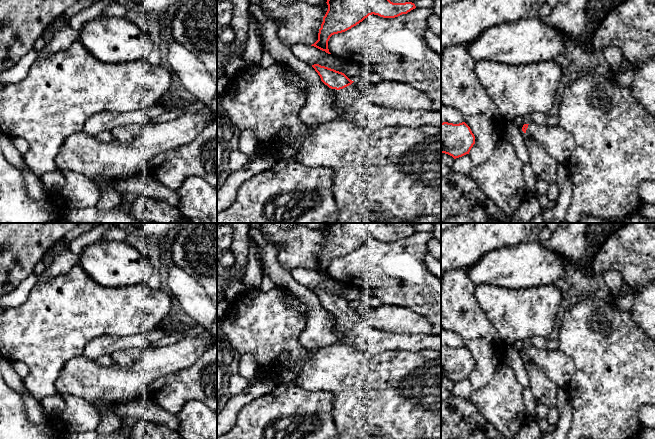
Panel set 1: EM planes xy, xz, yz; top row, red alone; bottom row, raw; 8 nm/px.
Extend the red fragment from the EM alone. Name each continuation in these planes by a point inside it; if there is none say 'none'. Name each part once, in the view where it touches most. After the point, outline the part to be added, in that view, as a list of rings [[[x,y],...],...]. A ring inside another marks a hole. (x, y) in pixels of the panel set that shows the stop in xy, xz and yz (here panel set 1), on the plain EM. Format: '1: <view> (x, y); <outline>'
1: xz (356, 332); [[[354,306],[337,315],[335,332],[342,335],[339,344],[369,355],[387,350],[440,350],[441,336],[426,334],[395,334],[370,326]]]

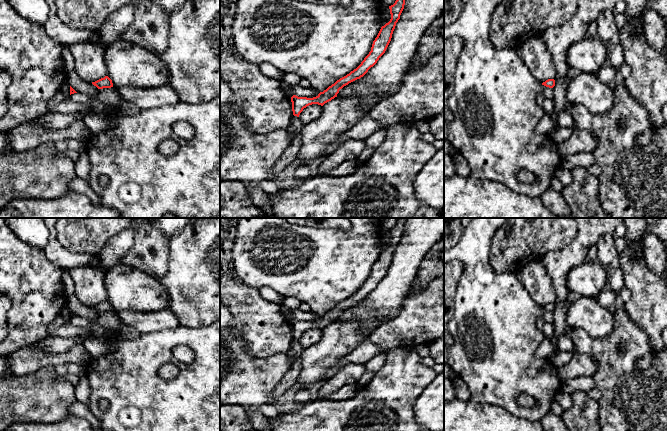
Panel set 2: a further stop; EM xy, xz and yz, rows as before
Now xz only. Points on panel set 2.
none

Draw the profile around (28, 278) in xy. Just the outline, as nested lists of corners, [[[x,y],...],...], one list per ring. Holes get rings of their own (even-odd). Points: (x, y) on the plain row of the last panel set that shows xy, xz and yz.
[[[0,218],[0,296],[6,295],[11,300],[11,307],[7,312],[7,336],[0,342],[0,355],[9,356],[23,347],[45,339],[48,327],[66,307],[67,300],[62,282],[63,269],[49,260],[43,248],[31,246],[20,240],[8,227],[5,219]]]

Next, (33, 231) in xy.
[[[6,218],[6,224],[15,235],[34,247],[44,248],[49,239],[49,230],[44,218]]]

